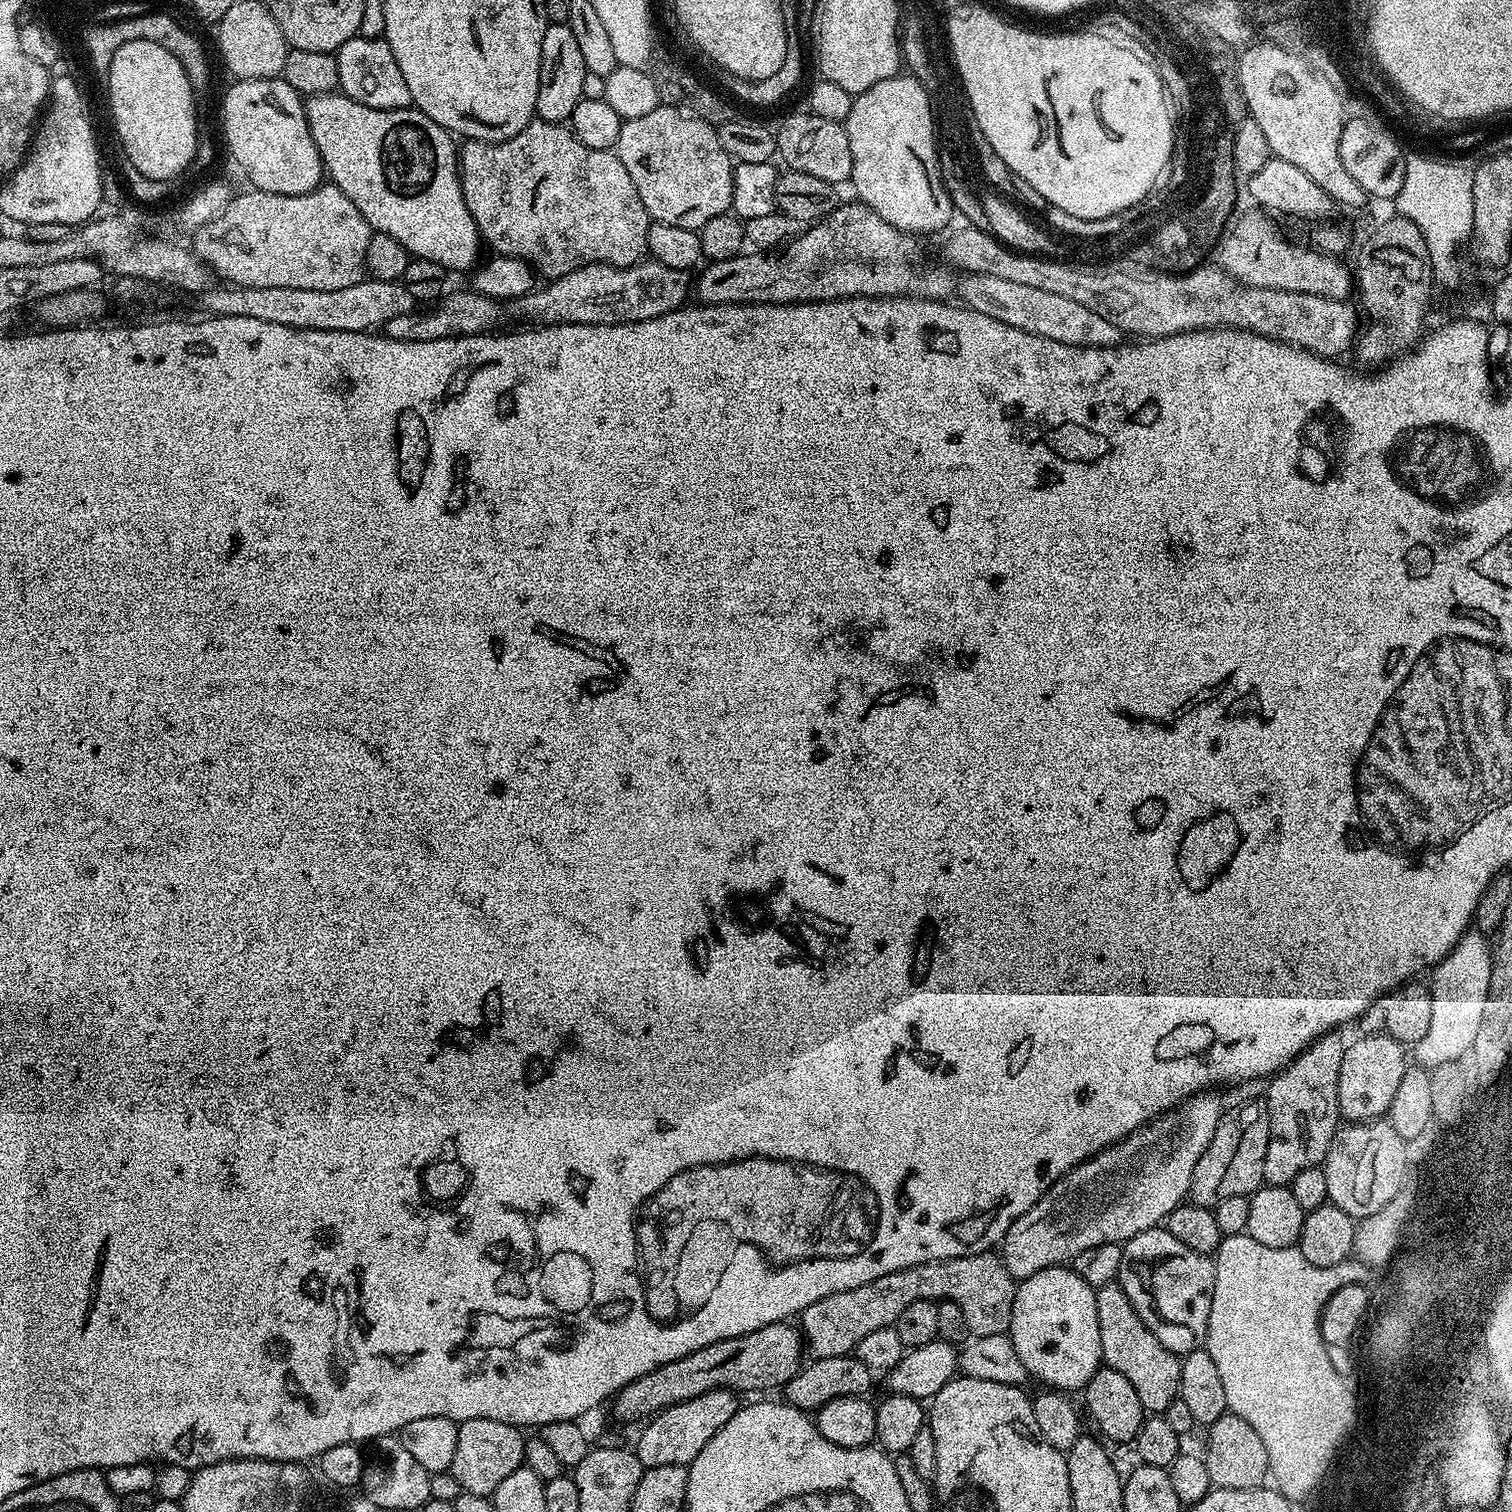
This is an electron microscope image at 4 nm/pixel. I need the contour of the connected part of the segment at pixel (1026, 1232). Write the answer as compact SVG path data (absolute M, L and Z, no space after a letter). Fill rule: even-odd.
M1205 1090L1189 1096L1172 1111L1149 1120L1136 1132L1102 1149L1097 1156L1083 1160L1060 1179L1053 1180L1043 1198L1026 1210L1026 1214L1019 1216L1003 1238L1002 1259L1012 1279L1019 1282L1030 1274L1038 1274L1038 1270L1067 1265L1075 1261L1078 1254L1091 1248L1103 1244L1123 1245L1124 1241L1134 1238L1134 1234L1161 1227L1169 1214L1179 1204L1185 1203L1194 1178L1194 1166L1198 1166L1198 1158L1206 1154L1206 1146L1210 1146L1220 1116L1226 1111L1216 1094L1215 1091Z

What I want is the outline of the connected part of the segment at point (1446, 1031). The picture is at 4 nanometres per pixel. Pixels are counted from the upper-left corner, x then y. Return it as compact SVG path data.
M1479 931L1466 932L1448 955L1433 967L1432 982L1428 984L1431 994L1429 1029L1426 1037L1412 1048L1417 1067L1425 1070L1436 1068L1452 1056L1468 1052L1477 1040L1493 962L1490 944L1485 940Z

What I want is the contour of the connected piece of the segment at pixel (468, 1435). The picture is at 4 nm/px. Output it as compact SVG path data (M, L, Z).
M494 1418L463 1421L458 1430L458 1447L454 1449L454 1462L450 1469L454 1478L458 1478L461 1490L491 1498L499 1484L523 1465L526 1436L520 1432L523 1431L517 1425L494 1422Z

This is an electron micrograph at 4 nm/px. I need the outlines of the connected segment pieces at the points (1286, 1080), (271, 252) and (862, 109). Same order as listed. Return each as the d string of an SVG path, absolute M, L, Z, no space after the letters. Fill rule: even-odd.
M1339 1031L1319 1036L1310 1047L1299 1052L1286 1067L1267 1081L1270 1142L1266 1146L1264 1184L1291 1185L1302 1170L1323 1165L1342 1117L1338 1102L1338 1070L1342 1070L1342 1054L1346 1040Z
M324 182L314 191L306 194L274 194L273 192L259 190L247 191L242 193L241 196L240 193L233 195L232 200L226 206L226 210L222 210L222 214L218 214L218 218L214 218L206 226L195 229L193 236L196 237L193 238L192 244L190 243L191 251L195 252L202 262L210 265L221 281L238 288L298 286L298 290L346 290L346 286L354 286L359 280L365 279L366 246L370 246L370 238L373 234L372 227L366 222L366 218L362 218L362 214L358 214L358 206L354 206L354 202L350 202L350 198L346 198L346 194L342 194L342 190L338 185Z
M897 74L886 78L882 82L878 82L878 86L870 86L870 90L859 93L852 101L852 109L846 121L848 129L848 137L850 138L850 158L852 159L852 174L850 184L856 187L859 203L865 204L870 210L874 210L874 214L878 214L886 222L890 222L890 226L894 226L899 232L905 234L917 234L916 232L936 232L939 228L944 228L948 224L948 219L954 216L954 209L948 191L944 186L944 180L940 172L940 162L937 156L938 136L932 133L932 104L930 101L930 93L926 91L922 84L919 83L917 77L911 74Z

